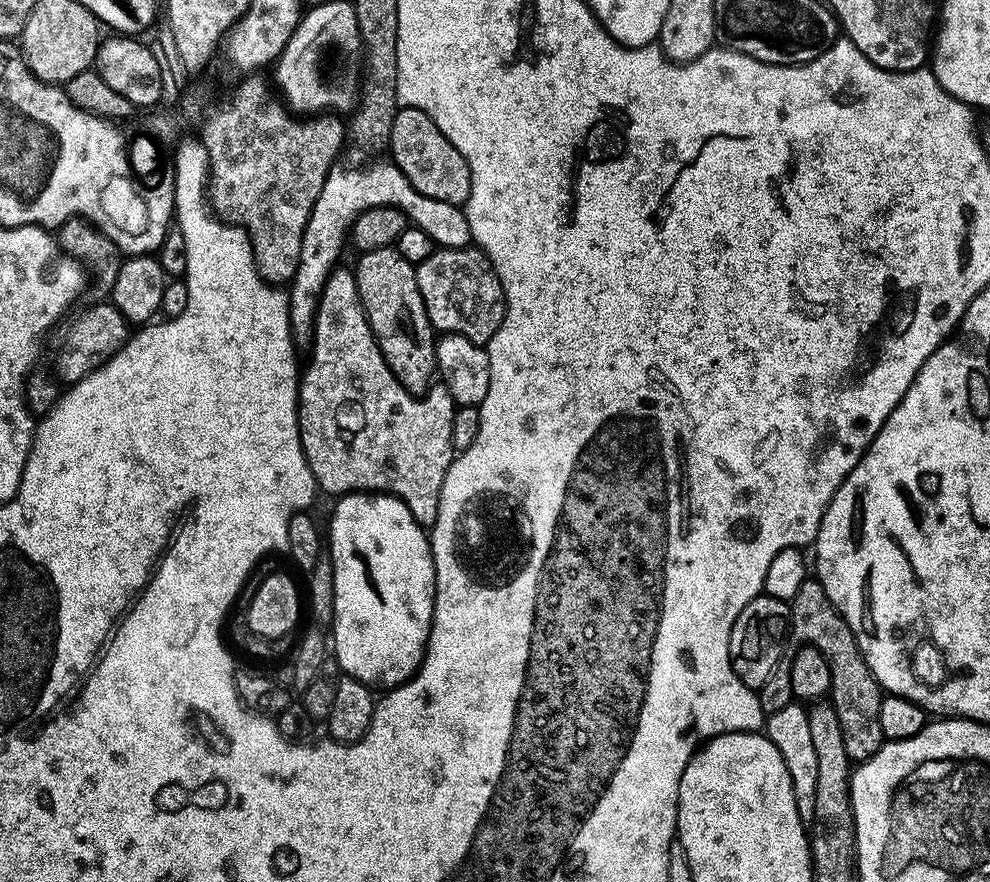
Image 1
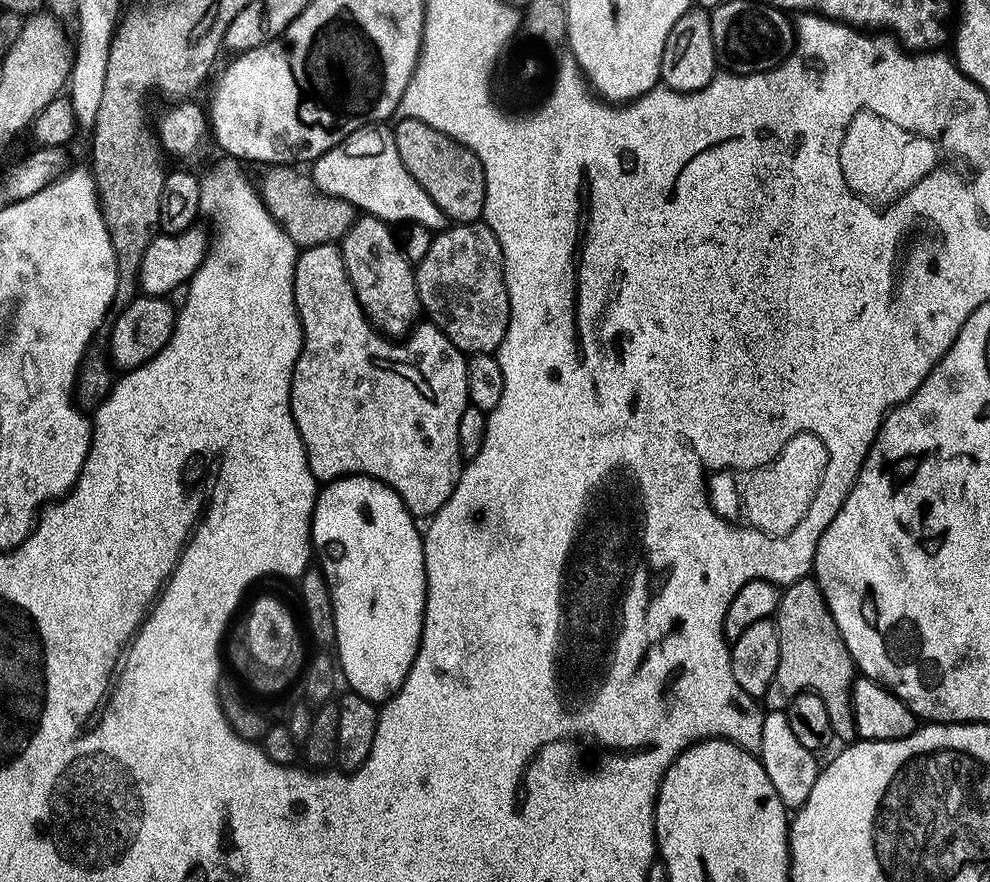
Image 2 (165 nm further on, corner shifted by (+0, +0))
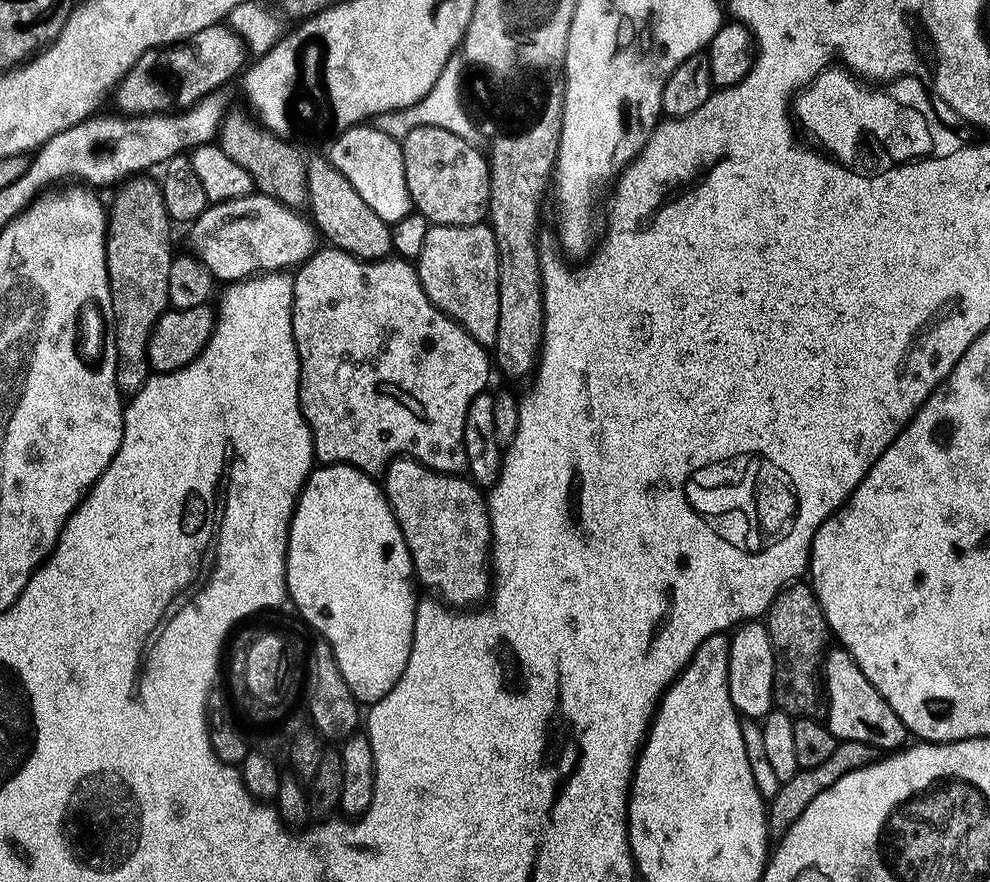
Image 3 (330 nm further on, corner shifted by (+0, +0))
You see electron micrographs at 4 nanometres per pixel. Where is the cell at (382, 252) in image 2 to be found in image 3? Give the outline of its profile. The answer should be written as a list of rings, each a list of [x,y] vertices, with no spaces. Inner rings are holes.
[[[327,158],[321,160],[307,161],[305,170],[305,182],[307,184],[306,208],[310,213],[310,219],[319,235],[324,236],[329,245],[341,248],[351,256],[360,260],[382,260],[392,252],[392,228],[342,178],[339,170],[333,166],[332,161]],[[312,211],[312,212],[311,212]]]

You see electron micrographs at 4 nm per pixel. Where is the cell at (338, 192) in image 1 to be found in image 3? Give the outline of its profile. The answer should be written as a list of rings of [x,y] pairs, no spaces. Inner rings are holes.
[[[361,123],[341,131],[326,156],[342,174],[342,178],[346,178],[346,182],[358,190],[362,202],[366,202],[366,206],[370,206],[378,218],[394,226],[414,211],[410,190],[406,190],[406,170],[402,162],[400,141],[378,126],[368,127],[367,123]]]

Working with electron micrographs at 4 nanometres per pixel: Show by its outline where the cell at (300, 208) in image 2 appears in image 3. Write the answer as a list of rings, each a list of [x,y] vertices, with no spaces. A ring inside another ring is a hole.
[[[240,112],[234,113],[233,116],[232,113],[225,115],[218,133],[220,149],[246,169],[251,175],[255,189],[261,195],[274,197],[280,204],[291,208],[301,207],[307,201],[305,157],[302,158],[290,144],[291,141],[271,133],[264,125],[249,116],[243,116]]]

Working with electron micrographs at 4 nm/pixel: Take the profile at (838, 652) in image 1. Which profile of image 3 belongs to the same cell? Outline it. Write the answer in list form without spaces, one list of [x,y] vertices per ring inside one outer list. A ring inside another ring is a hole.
[[[789,583],[774,598],[774,602],[768,607],[766,613],[766,627],[768,637],[772,643],[772,653],[776,655],[774,666],[774,682],[772,683],[772,699],[779,711],[788,713],[793,718],[812,718],[816,711],[822,708],[822,672],[824,653],[830,647],[830,629],[828,619],[824,617],[824,611],[812,590],[811,583]]]

